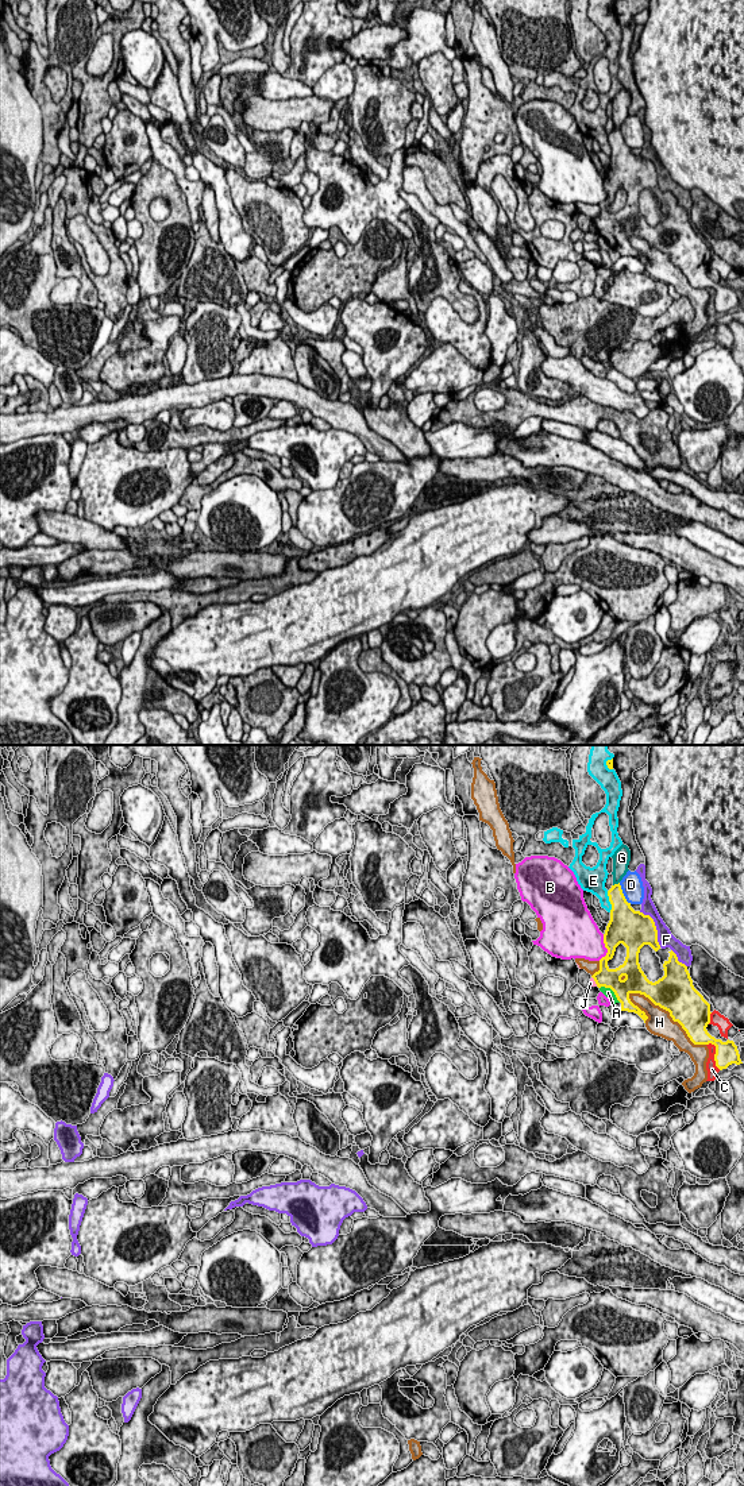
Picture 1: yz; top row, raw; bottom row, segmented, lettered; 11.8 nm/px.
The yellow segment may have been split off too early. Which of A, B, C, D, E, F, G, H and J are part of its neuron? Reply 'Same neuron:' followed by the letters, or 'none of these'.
Same neuron: A

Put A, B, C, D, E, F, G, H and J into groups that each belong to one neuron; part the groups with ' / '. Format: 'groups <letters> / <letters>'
groups A / B / C / D / E / F / G / H / J

